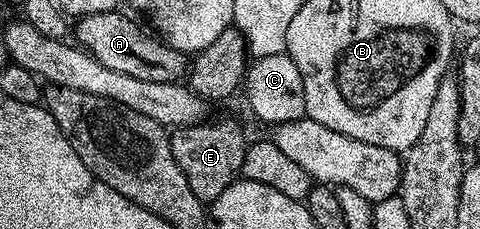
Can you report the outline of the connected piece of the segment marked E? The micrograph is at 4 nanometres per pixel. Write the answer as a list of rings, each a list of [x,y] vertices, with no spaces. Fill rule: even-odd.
[[[223,118],[220,122],[204,120],[196,126],[180,126],[170,131],[171,151],[185,172],[185,180],[189,180],[189,188],[193,188],[193,196],[197,196],[205,204],[210,204],[229,188],[229,184],[239,181],[243,173],[243,161],[249,145],[249,138],[231,118]]]

